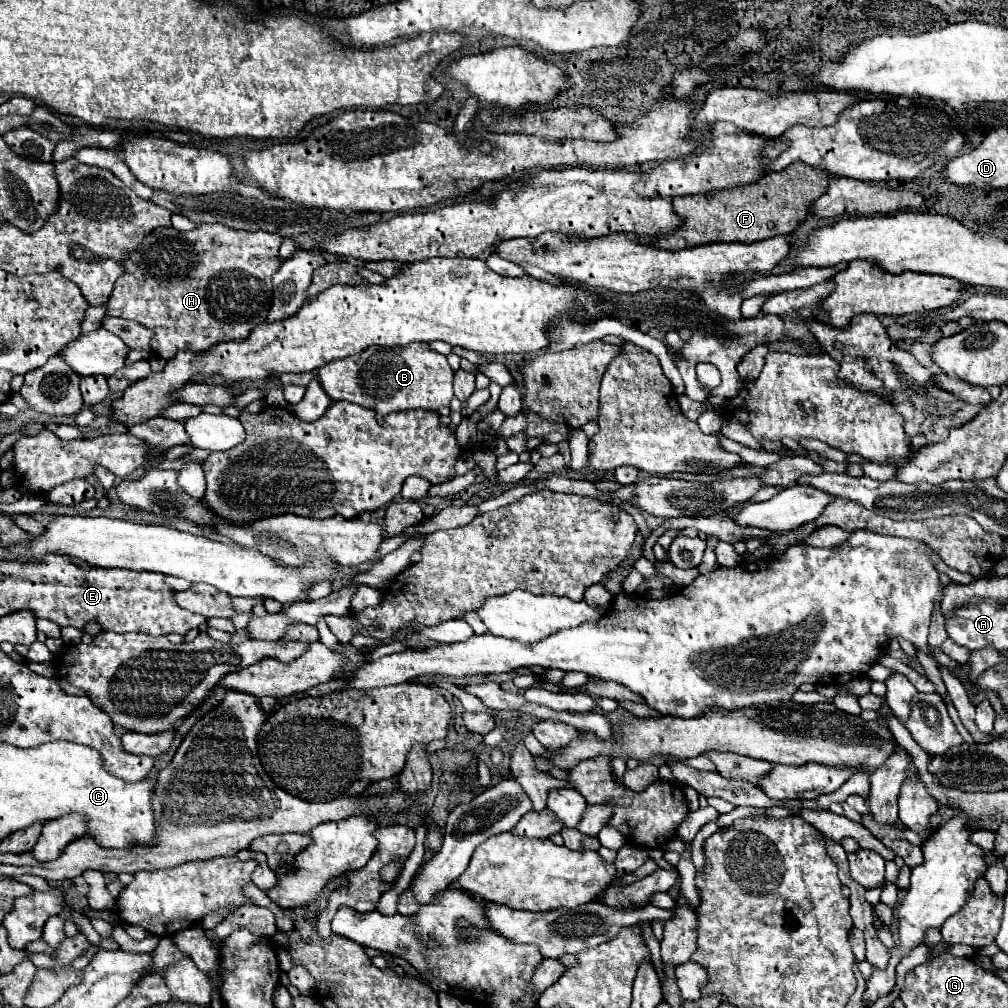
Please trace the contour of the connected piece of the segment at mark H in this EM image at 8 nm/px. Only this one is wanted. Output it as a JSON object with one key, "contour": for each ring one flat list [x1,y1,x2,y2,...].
{"contour":[[203,223,185,233,175,227,159,227,145,235,137,249,123,261,125,273,117,279,113,293,105,303,107,317,133,319,153,331,151,349,165,361,173,359,181,349,203,353,219,343,243,341,253,327,265,321,271,307,271,275,279,269,279,245,279,235,237,231,221,223]]}

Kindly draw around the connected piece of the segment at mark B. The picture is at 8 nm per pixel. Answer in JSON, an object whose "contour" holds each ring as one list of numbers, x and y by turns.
{"contour":[[409,343,405,347,367,347,359,355,335,359,317,369,323,391,333,401,353,401,377,411,379,417,391,411,425,409,439,411,453,399,453,369,445,355,433,351,427,343]]}

